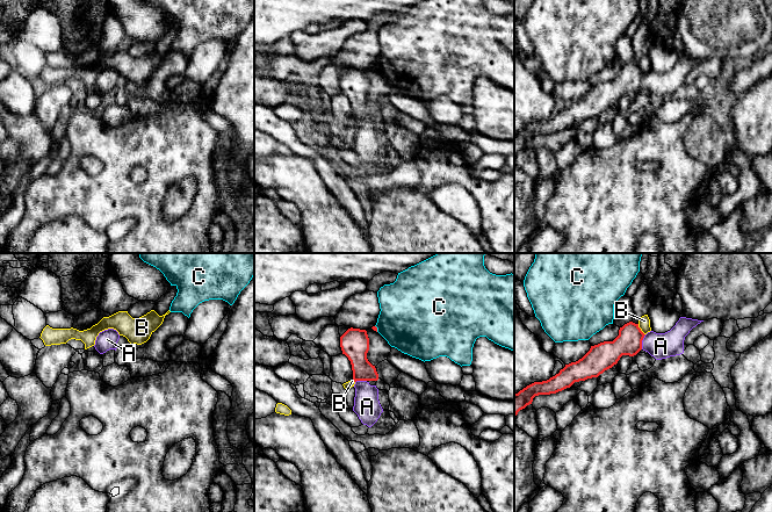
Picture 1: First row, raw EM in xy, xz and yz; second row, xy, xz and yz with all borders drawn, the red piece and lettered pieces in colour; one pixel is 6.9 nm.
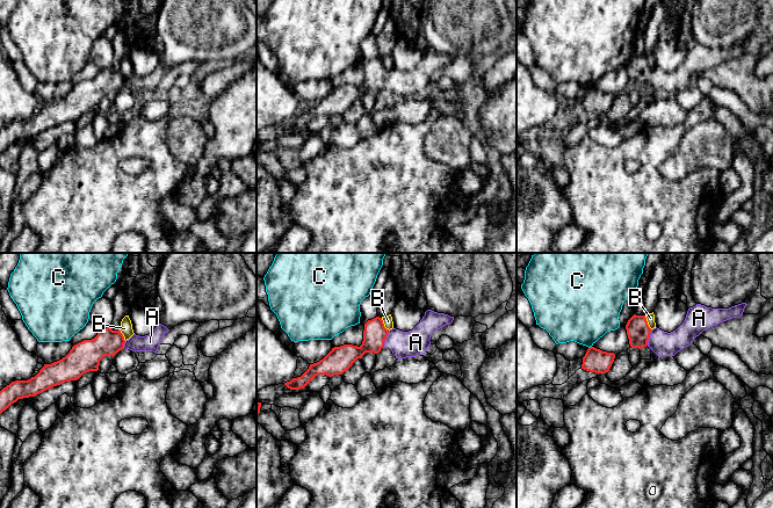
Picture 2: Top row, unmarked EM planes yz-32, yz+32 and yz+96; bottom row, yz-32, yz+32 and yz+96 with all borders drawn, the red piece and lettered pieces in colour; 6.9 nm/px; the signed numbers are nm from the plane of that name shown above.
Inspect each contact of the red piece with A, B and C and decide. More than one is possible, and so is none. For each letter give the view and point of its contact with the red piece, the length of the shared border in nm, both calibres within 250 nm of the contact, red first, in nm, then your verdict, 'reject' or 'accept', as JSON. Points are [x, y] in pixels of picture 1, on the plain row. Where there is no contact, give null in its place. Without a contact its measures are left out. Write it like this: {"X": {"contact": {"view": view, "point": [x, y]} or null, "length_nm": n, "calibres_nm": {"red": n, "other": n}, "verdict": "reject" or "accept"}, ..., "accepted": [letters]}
{"A": {"contact": {"view": "yz", "point": [641, 81]}, "length_nm": 110, "calibres_nm": {"red": 180, "other": 180}, "verdict": "accept"}, "B": {"contact": {"view": "yz", "point": [640, 70]}, "length_nm": 90, "calibres_nm": {"red": 180, "other": 80}, "verdict": "reject"}, "C": {"contact": {"view": "xz", "point": [376, 69]}, "length_nm": 50, "calibres_nm": {"red": 30, "other": 460}, "verdict": "reject"}, "accepted": ["A"]}

